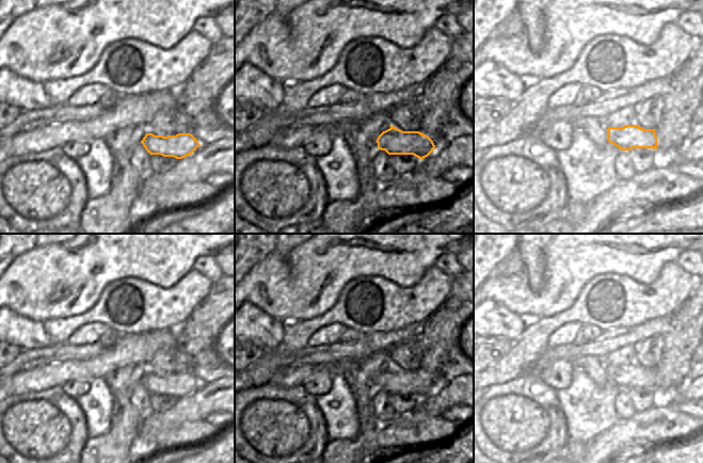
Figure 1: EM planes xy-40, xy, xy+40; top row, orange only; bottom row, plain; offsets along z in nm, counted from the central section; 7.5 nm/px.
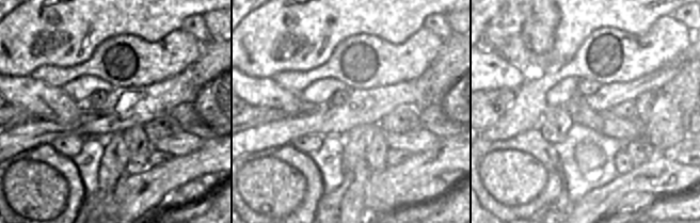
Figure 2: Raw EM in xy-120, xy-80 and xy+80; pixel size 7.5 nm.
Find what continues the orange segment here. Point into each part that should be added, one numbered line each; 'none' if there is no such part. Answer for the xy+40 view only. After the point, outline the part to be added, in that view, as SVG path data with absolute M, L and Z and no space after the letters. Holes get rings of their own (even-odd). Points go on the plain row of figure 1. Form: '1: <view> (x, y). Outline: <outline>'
none.

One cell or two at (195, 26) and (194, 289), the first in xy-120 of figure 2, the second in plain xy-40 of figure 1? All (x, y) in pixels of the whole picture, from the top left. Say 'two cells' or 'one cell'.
two cells

